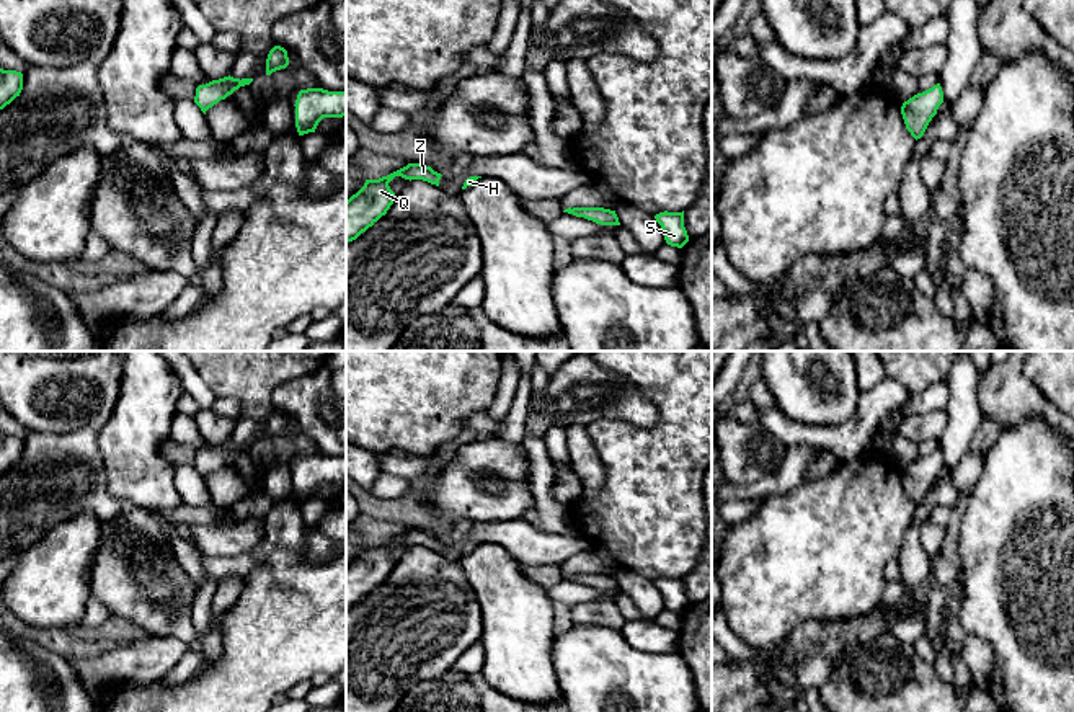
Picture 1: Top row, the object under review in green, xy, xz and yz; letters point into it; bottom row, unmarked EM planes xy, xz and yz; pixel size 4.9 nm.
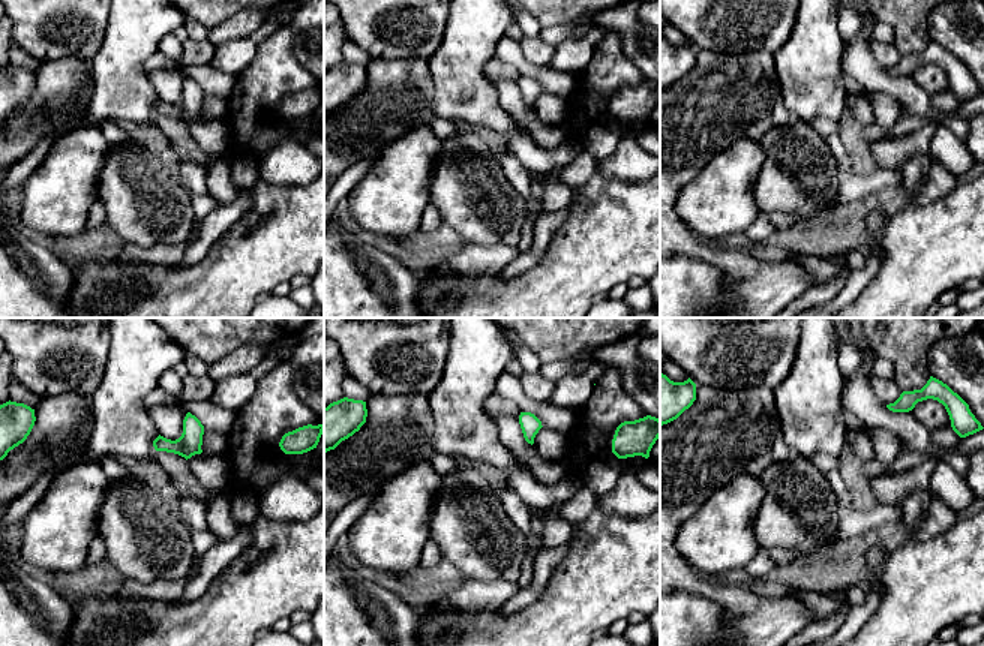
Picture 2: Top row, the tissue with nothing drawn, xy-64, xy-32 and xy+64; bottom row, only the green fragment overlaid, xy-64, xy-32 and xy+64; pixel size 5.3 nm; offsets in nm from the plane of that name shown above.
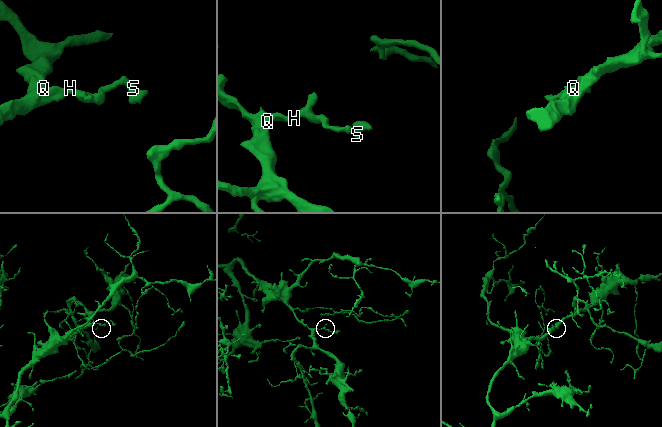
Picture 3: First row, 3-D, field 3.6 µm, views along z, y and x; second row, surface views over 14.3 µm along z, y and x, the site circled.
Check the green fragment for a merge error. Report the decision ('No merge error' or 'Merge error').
Merge error

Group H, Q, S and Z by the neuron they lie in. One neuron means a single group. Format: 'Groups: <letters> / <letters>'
Groups: H Q Z / S

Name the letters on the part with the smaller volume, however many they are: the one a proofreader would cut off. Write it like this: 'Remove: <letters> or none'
Remove: S

